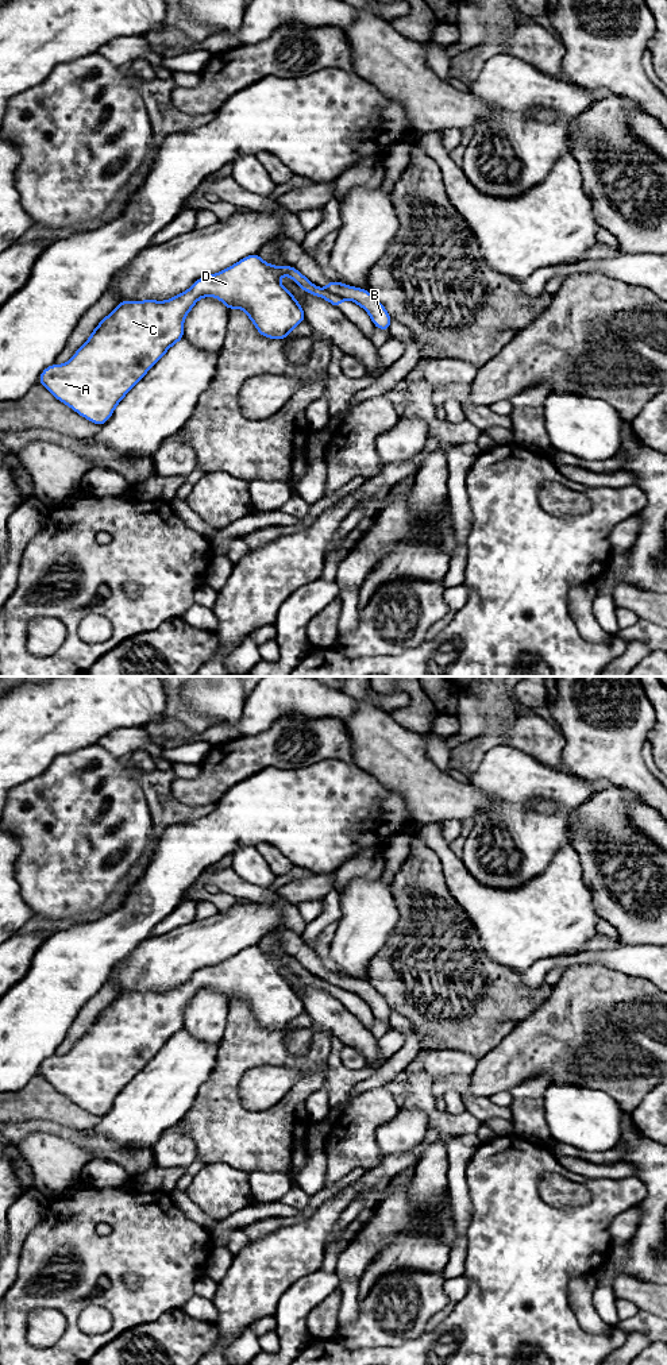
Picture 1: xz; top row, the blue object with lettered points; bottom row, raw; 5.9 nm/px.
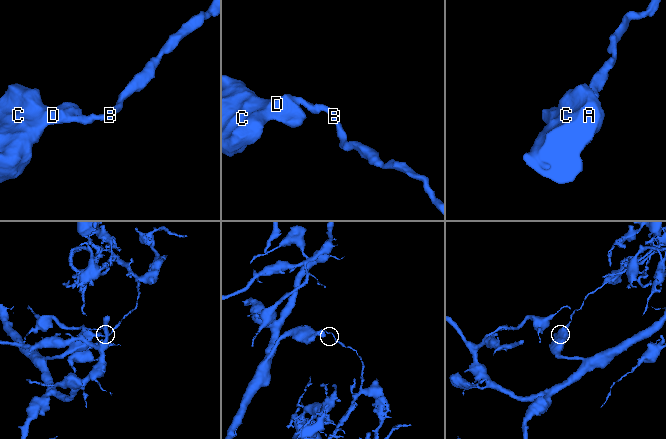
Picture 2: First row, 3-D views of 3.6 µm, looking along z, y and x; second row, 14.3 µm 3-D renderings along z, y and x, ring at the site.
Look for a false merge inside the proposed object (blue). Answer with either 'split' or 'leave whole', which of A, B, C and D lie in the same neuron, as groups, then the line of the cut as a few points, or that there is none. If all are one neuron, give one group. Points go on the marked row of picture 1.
split | A C D / B | xz (324, 289), (343, 299)

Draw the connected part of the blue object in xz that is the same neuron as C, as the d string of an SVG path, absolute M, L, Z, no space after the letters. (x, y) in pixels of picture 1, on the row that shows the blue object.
M258 254L247 255L228 269L198 278L186 292L166 301L119 302L69 362L51 365L42 371L39 383L80 416L103 425L124 396L171 346L184 339L185 317L203 297L219 298L230 312L235 306L243 309L262 336L288 339L290 331L305 320L305 315L293 294L281 285L282 275L290 277L304 292L325 298L336 308L343 302L342 297L315 286L293 266L273 266Z

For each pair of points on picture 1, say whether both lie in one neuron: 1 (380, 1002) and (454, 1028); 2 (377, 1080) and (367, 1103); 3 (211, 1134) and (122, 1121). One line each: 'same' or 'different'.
1: different
2: different
3: different

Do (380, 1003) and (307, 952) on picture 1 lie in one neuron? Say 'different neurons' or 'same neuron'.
same neuron

